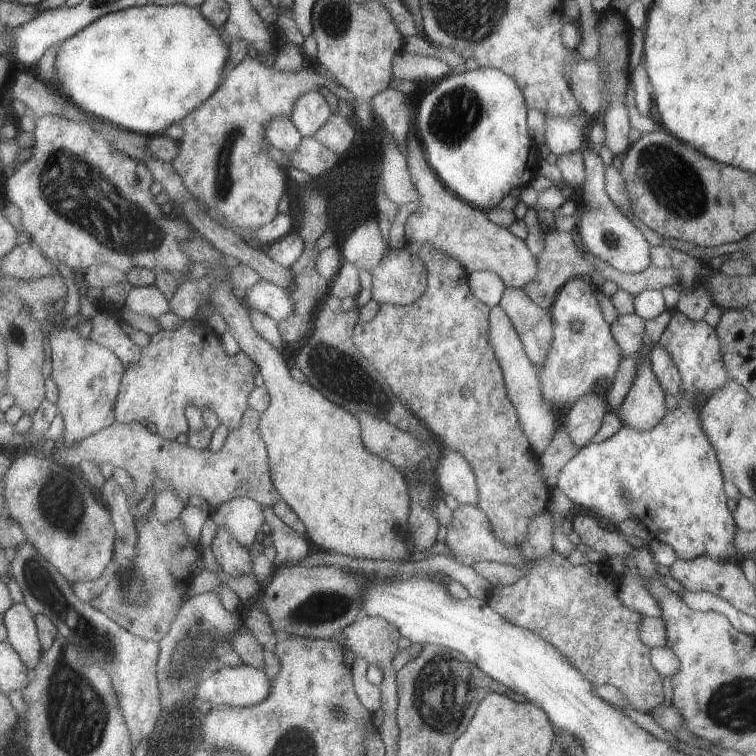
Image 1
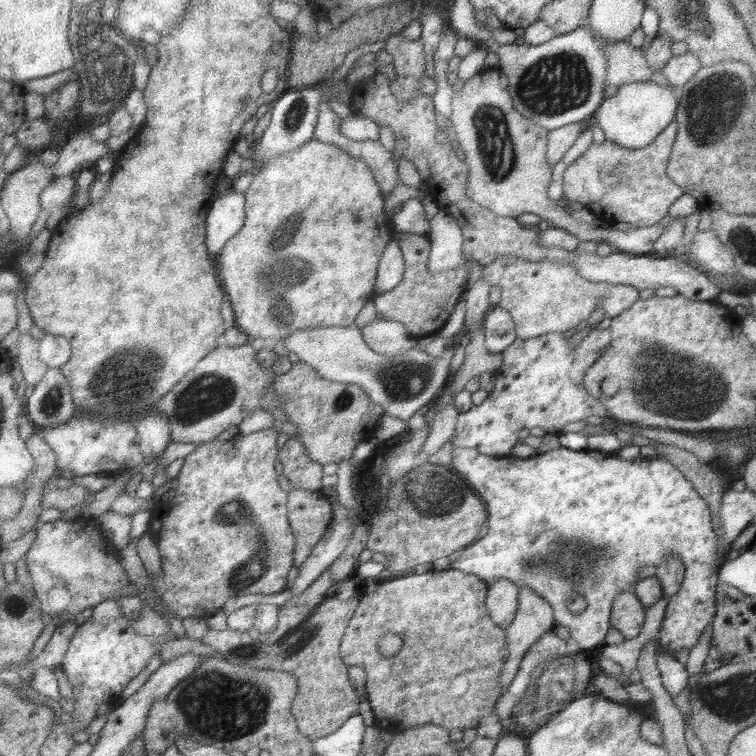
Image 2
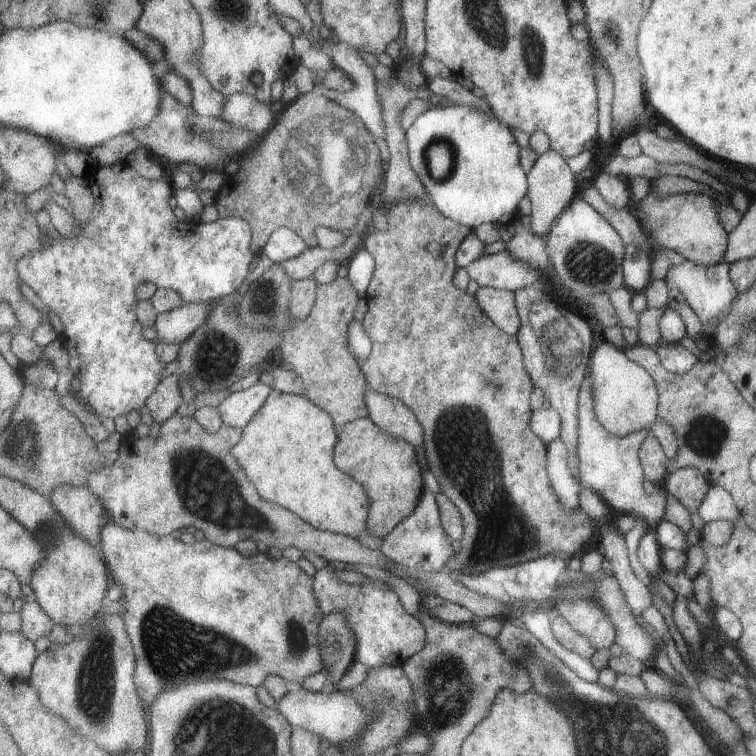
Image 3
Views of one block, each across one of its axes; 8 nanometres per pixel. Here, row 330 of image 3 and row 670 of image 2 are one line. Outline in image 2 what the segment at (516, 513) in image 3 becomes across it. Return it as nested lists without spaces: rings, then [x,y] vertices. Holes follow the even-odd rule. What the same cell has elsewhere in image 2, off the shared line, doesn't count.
[[[431,570],[427,574],[421,574],[421,576],[399,576],[395,580],[383,580],[381,586],[365,596],[359,604],[359,610],[355,612],[355,618],[351,620],[351,626],[347,630],[347,636],[343,640],[343,660],[347,666],[365,666],[367,668],[367,674],[369,674],[369,700],[371,700],[371,706],[375,710],[375,726],[385,730],[385,732],[395,732],[395,734],[401,734],[405,730],[411,730],[411,728],[421,728],[421,726],[427,726],[427,724],[437,724],[437,726],[443,726],[443,728],[477,728],[485,718],[489,718],[493,714],[493,708],[495,708],[495,702],[499,702],[499,696],[503,694],[501,690],[501,684],[499,684],[499,676],[503,672],[503,666],[509,658],[509,648],[507,648],[507,632],[505,628],[501,628],[499,624],[495,624],[489,616],[489,610],[487,610],[487,592],[489,592],[489,584],[485,580],[481,580],[479,576],[475,574],[465,574],[463,570]],[[387,634],[397,634],[405,640],[405,646],[401,648],[401,652],[397,656],[383,656],[381,654],[381,640],[387,636]]]

